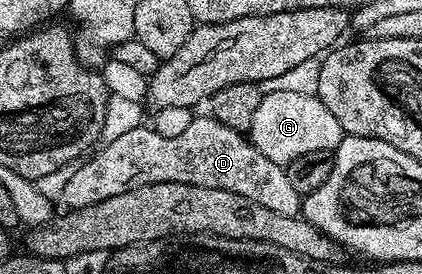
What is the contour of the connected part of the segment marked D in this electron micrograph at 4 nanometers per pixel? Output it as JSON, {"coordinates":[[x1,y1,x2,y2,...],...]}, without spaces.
{"coordinates":[[210,114,196,115,189,122,189,127,177,138,161,138,161,134,157,134,151,126,134,128,129,130,129,134,121,134,121,138,106,141,87,159,75,168,73,178,65,182,61,200,62,203,67,203,68,209,93,206,105,198,113,198,113,194,125,194,125,190,137,190,137,186,149,186,153,182,181,182,241,194,265,206,265,210,273,210,282,216,298,216,301,212,301,197,297,190,293,190,286,167,277,162,269,162,269,158,265,158,265,154,261,154,261,150,257,150,257,146,251,143,244,133,223,127,223,124,213,119]]}

